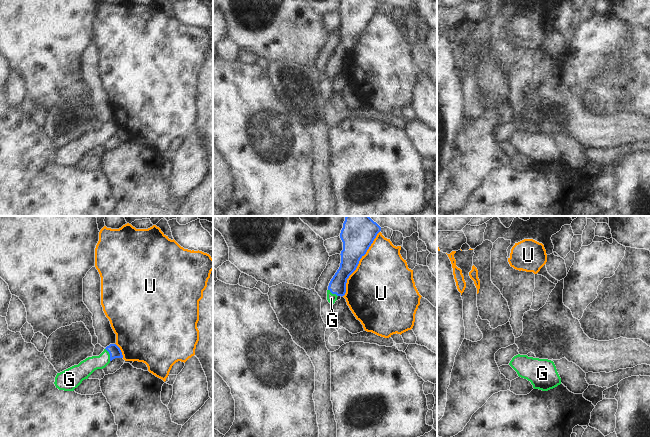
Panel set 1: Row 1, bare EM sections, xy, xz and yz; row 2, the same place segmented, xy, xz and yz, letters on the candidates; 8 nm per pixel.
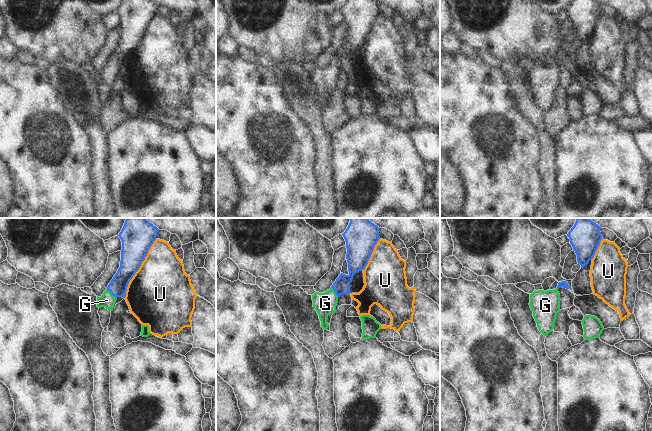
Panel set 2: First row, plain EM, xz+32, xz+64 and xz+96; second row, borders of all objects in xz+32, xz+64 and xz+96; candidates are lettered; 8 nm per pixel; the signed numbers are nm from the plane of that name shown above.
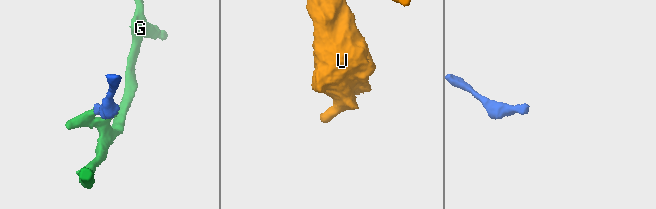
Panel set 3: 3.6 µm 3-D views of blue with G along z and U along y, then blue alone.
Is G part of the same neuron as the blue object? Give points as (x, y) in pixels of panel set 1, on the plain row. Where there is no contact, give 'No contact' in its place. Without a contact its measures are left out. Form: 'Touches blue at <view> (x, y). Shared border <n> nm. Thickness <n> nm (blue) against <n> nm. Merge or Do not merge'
Touches blue at xy (109, 129). Shared border 110 nm. Thickness 90 nm (blue) against 140 nm. Merge.

